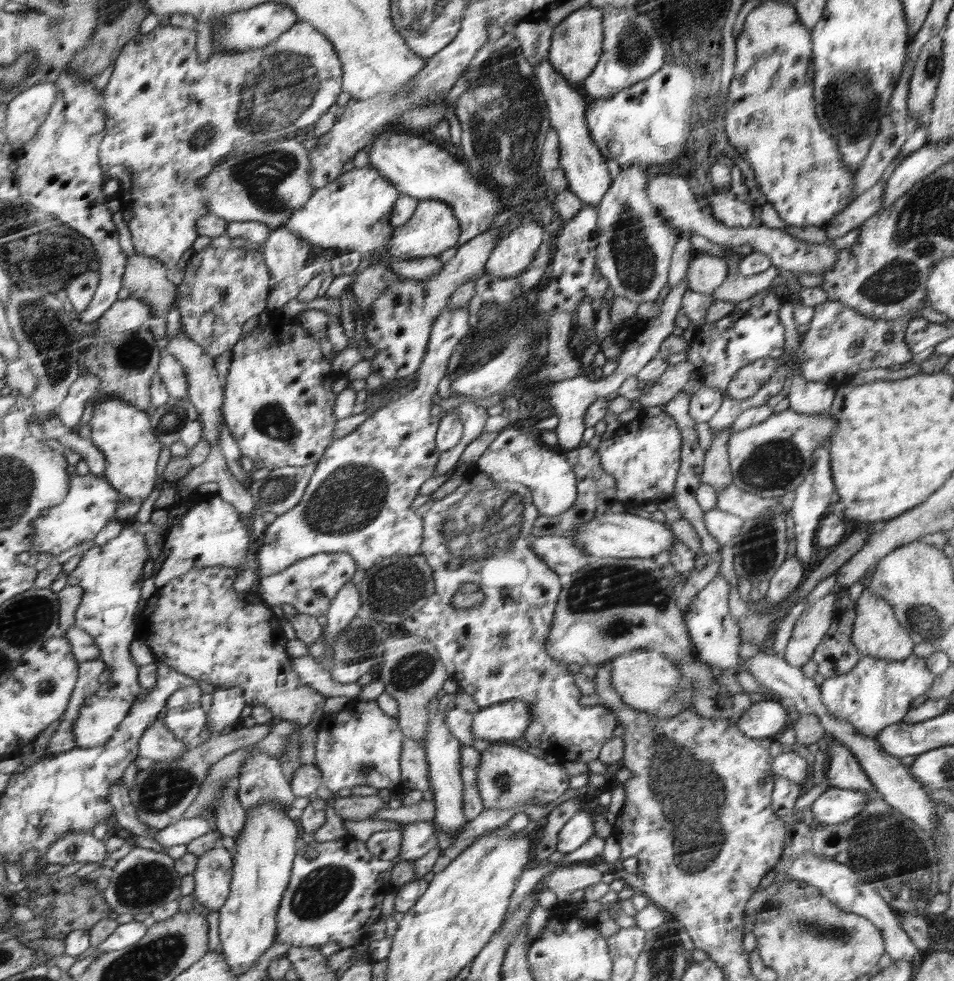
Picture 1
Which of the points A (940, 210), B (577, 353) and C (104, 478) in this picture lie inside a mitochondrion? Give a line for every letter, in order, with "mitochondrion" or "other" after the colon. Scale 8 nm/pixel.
A: mitochondrion
B: other
C: other

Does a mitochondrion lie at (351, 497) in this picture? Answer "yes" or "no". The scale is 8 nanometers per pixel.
yes

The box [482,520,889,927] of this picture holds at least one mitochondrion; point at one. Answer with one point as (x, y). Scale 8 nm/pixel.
(689, 795)

